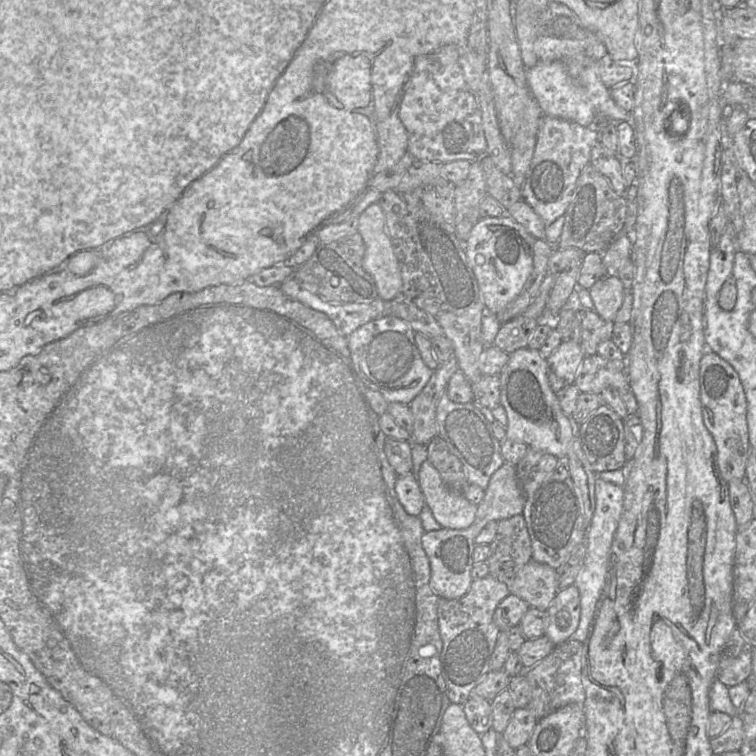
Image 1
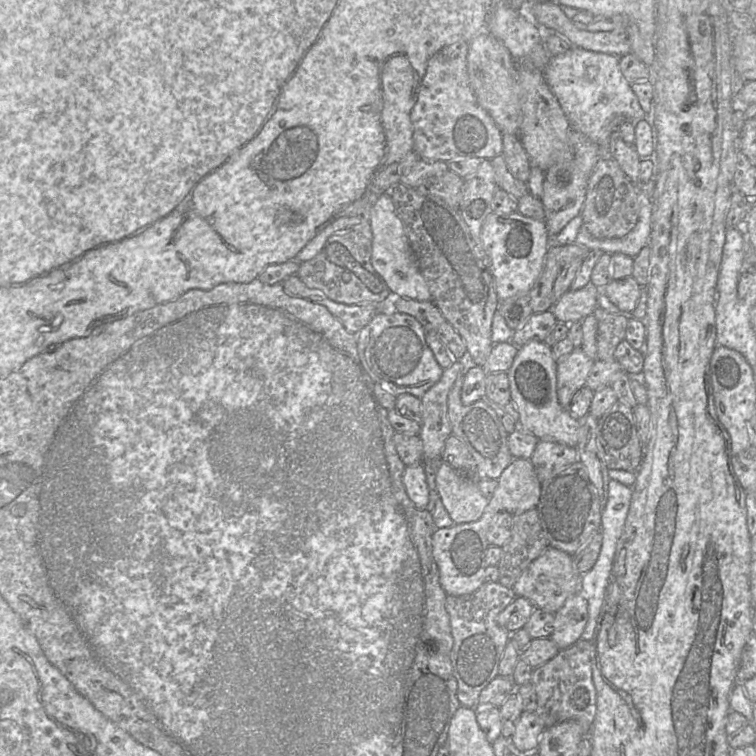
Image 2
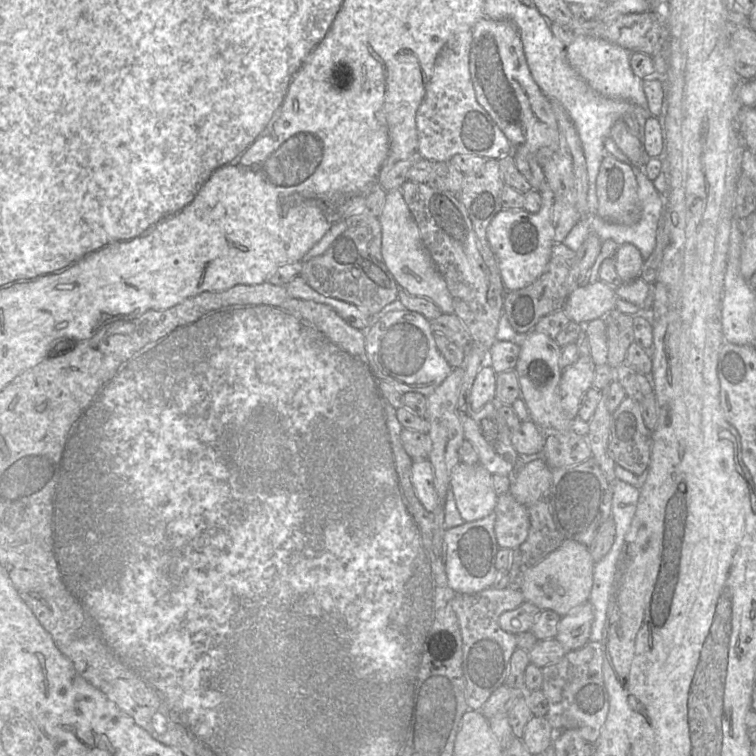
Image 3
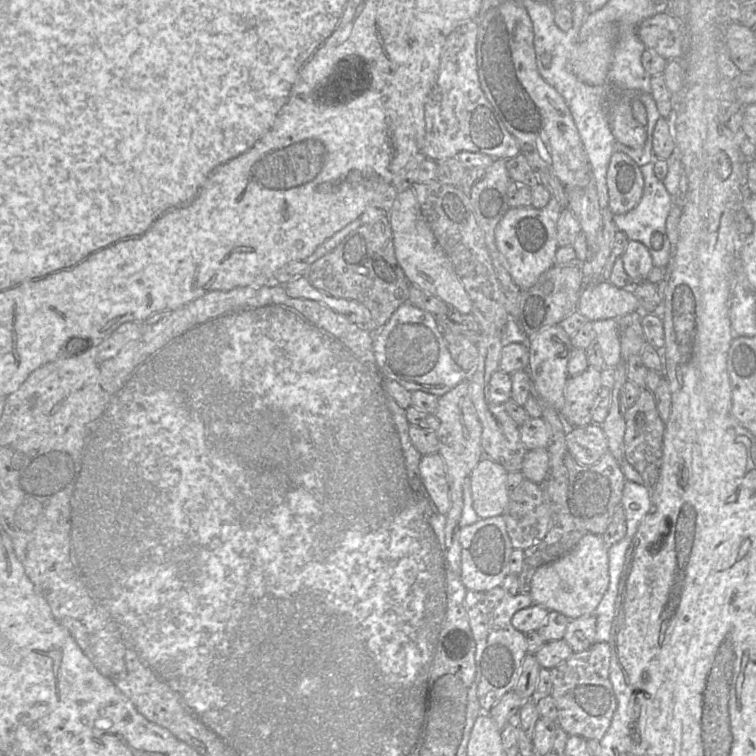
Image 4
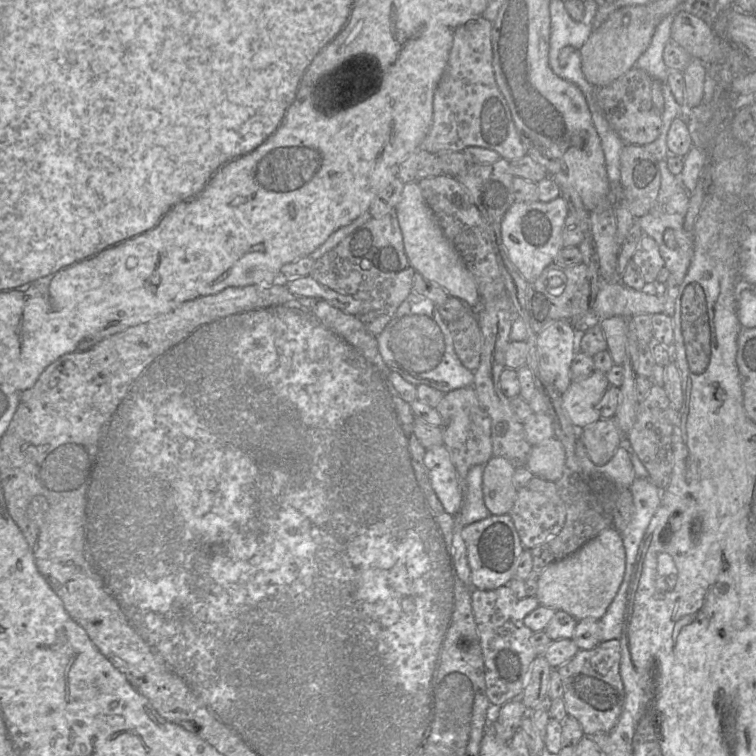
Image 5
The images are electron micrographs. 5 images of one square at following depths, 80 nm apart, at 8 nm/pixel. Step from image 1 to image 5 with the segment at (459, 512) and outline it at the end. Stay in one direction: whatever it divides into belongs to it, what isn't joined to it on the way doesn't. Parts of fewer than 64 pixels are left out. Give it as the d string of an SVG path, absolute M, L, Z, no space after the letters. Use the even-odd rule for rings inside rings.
M492 457L484 464L483 500L490 515L508 514L513 507L518 491L512 483L515 469L501 457Z

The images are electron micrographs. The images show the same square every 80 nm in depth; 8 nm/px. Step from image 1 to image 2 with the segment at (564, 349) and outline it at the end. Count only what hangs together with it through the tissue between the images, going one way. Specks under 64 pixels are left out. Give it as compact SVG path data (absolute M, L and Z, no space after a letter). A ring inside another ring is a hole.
M574 348L571 353L556 360L556 393L564 409L568 409L575 393L585 386L593 362L581 348Z

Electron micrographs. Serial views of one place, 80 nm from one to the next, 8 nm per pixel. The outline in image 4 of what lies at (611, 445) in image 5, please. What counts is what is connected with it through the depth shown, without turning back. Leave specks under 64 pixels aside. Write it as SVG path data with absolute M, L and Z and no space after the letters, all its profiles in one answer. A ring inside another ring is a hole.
M591 422L568 428L566 447L579 464L592 465L608 452L608 441L601 425Z

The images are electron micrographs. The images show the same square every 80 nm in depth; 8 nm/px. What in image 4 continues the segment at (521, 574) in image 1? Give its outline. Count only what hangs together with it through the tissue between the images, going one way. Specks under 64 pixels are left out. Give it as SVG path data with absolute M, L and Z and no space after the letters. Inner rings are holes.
M586 534L567 554L536 568L529 591L533 603L569 619L595 614L609 585L608 549L601 535Z

